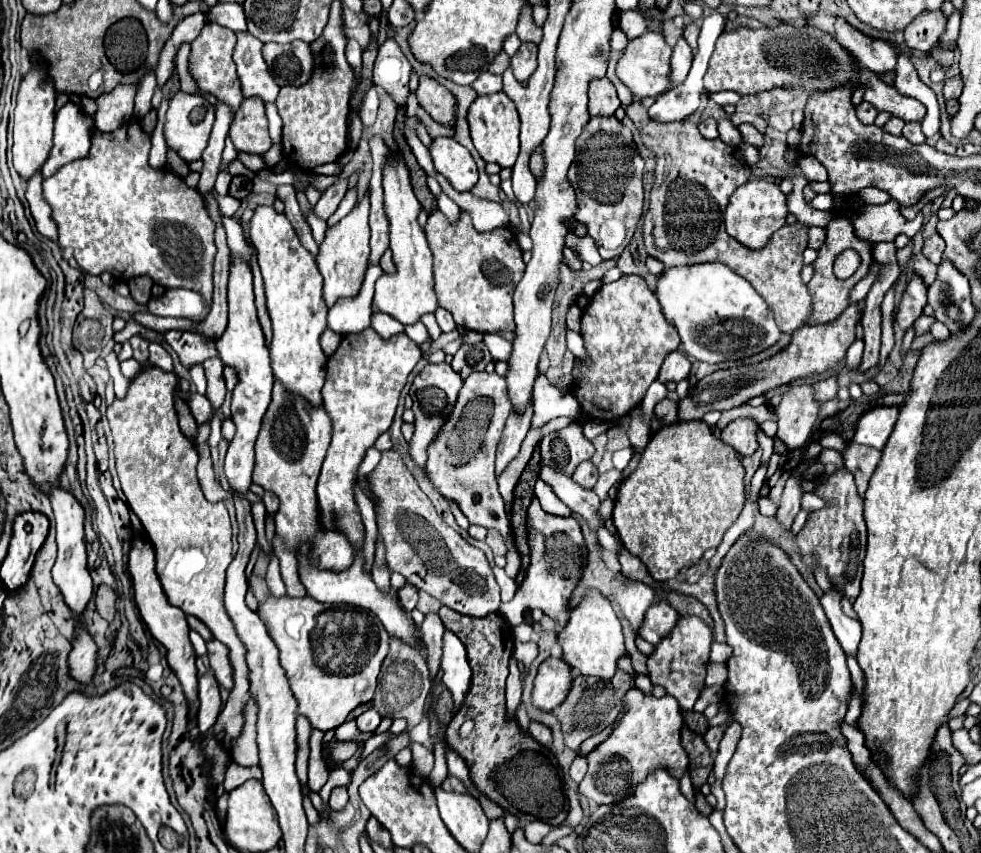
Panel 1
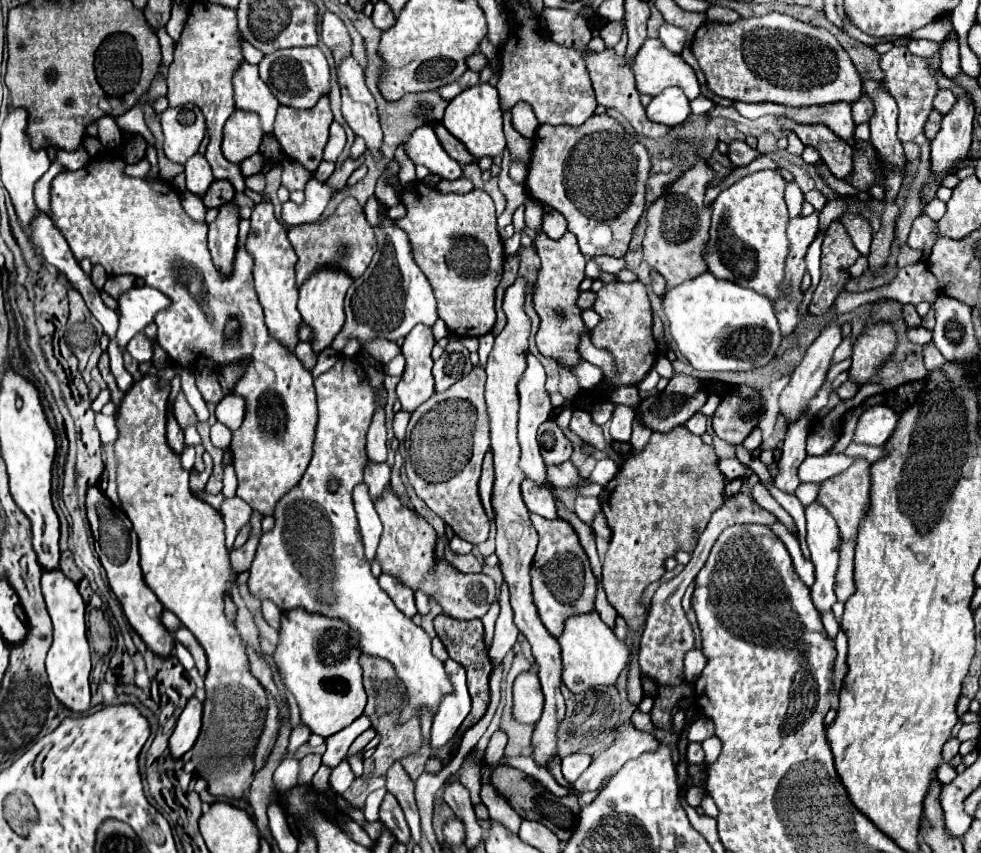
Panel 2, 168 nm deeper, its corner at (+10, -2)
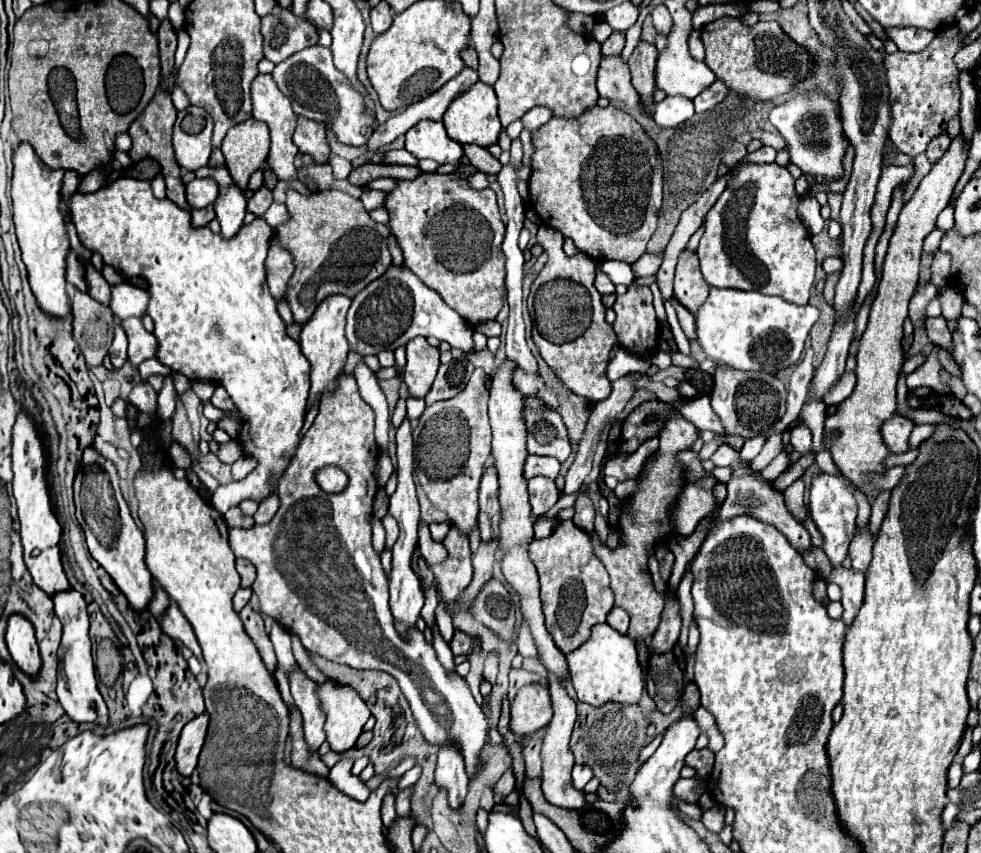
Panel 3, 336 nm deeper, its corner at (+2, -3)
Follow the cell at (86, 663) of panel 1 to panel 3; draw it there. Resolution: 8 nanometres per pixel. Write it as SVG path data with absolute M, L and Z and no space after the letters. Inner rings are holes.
M76 590L56 592L52 596L54 600L54 612L60 618L64 632L62 632L62 644L60 644L60 678L58 678L58 700L64 708L64 712L74 722L94 722L94 724L106 724L108 722L108 710L102 700L102 694L98 690L96 680L96 668L92 658L92 640L88 636L90 620L88 620L88 602L84 596Z

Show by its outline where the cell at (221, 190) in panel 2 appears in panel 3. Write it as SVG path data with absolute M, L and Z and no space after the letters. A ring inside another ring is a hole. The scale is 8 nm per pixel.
M206 206L202 210L192 212L192 224L196 226L206 226L214 218L214 206Z

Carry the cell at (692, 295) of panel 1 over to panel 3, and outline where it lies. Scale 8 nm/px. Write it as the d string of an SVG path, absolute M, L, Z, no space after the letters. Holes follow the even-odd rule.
M710 288L708 300L696 312L696 340L716 366L776 374L800 358L816 318L818 310L810 304L788 304L778 296L764 296L756 290Z

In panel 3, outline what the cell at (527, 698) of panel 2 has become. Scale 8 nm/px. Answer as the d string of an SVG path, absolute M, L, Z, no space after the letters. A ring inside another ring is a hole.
M546 684L522 686L510 708L510 730L518 736L530 736L552 720L550 692Z

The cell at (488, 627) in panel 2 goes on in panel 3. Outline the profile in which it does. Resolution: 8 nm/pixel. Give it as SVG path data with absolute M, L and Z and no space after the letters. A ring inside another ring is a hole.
M488 652L486 662L484 662L484 678L490 684L496 684L496 674L498 674L498 652Z

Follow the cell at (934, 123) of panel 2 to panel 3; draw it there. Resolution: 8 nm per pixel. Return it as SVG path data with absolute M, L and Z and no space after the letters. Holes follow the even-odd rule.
M948 132L938 134L938 136L928 144L928 148L926 148L928 160L930 160L930 162L936 162L936 160L946 152L948 146L950 146L950 136L948 136Z

